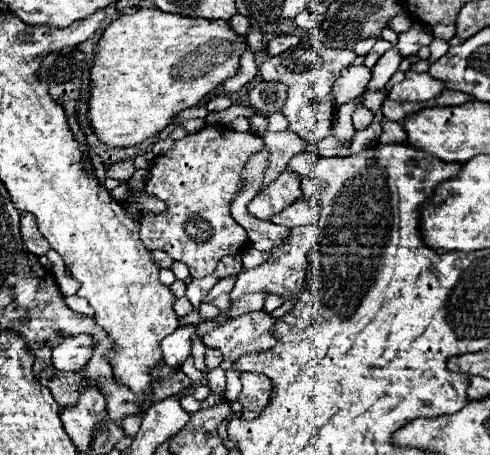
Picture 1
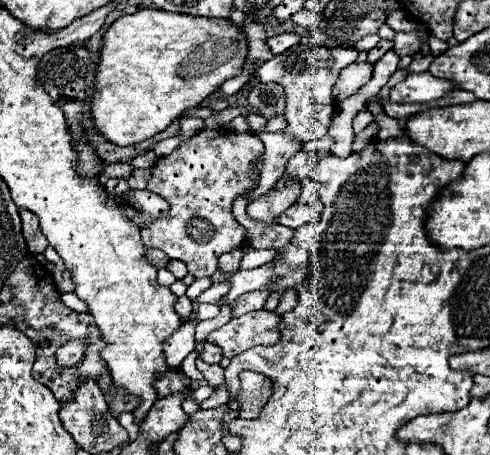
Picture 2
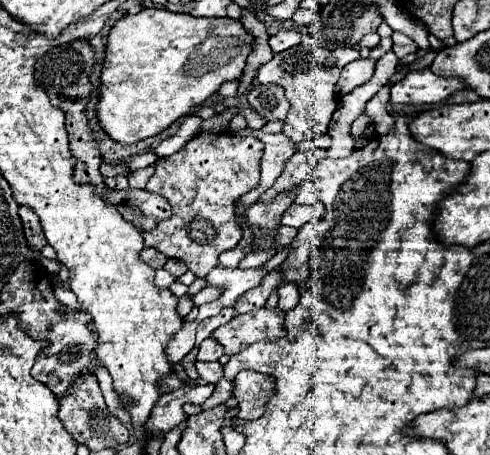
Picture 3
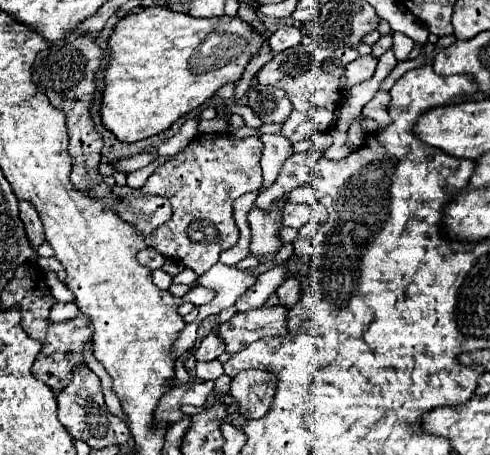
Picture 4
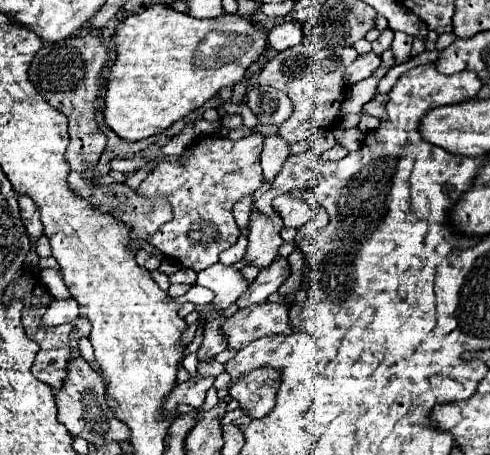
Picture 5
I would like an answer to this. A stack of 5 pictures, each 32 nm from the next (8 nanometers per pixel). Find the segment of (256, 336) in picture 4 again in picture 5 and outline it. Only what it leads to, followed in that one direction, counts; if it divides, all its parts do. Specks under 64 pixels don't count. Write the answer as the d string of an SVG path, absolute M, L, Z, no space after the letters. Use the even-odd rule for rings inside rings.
M268 302L238 310L222 324L222 334L228 338L228 348L236 352L262 336L288 334L288 330L288 306Z

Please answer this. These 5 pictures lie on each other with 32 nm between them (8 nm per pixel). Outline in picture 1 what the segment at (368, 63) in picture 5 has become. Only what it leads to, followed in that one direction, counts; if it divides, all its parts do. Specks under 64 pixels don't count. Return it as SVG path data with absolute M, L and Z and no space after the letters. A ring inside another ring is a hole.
M366 66L344 68L330 92L330 100L332 100L334 108L340 108L342 104L356 100L366 90L368 82L370 82L370 68L366 68Z

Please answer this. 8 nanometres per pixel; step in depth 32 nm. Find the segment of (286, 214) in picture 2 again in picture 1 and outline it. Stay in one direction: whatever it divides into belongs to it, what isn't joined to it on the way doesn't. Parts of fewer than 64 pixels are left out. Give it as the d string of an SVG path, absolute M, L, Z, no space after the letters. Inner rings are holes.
M300 198L294 204L290 204L288 208L284 208L284 212L278 212L278 216L272 216L272 222L286 226L286 228L294 228L294 226L302 226L302 224L314 224L316 214L312 212L310 202Z

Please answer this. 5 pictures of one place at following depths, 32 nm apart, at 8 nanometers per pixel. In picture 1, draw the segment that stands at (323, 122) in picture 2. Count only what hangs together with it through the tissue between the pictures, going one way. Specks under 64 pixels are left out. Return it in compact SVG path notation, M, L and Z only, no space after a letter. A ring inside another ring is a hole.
M300 42L296 48L290 48L280 56L264 60L264 64L260 66L262 80L280 80L288 86L288 98L280 112L288 118L290 132L296 132L306 142L320 142L322 138L332 134L334 110L328 94L340 72L346 66L350 66L354 58L356 54L352 50L334 50L334 48L324 48L322 44ZM312 64L320 64L320 66L314 68Z

